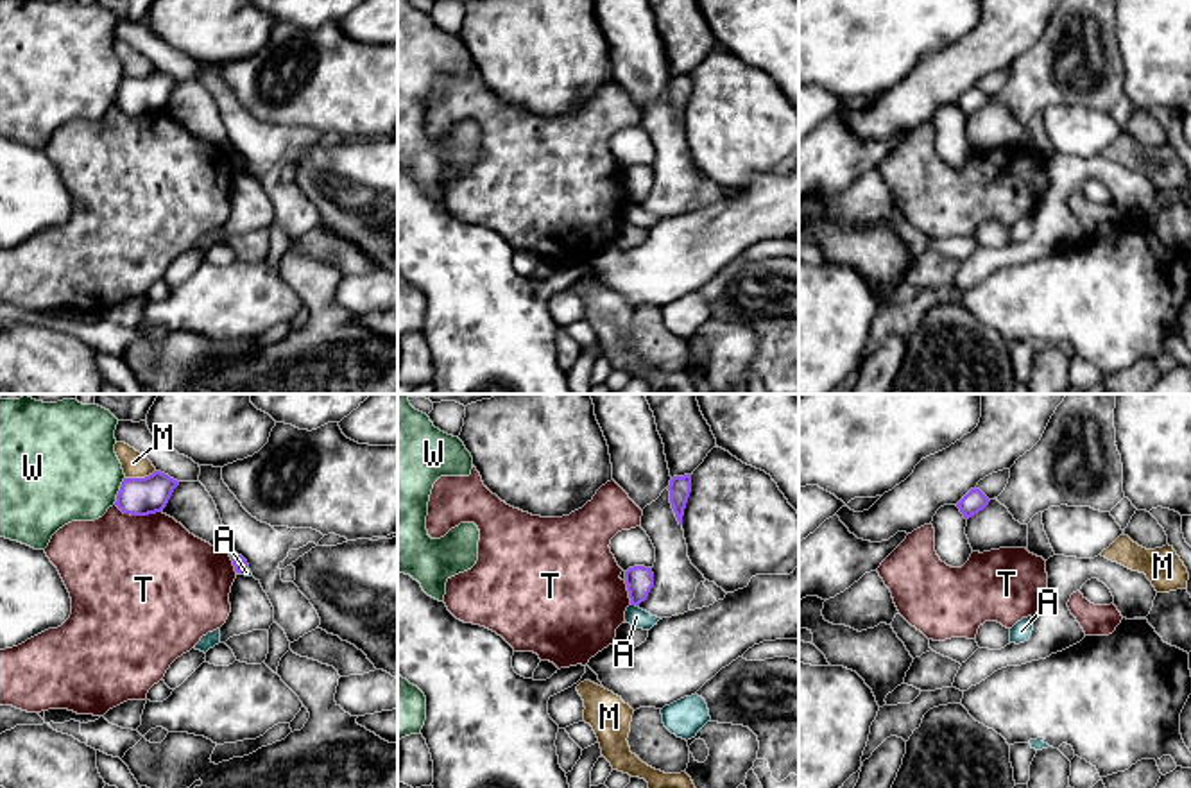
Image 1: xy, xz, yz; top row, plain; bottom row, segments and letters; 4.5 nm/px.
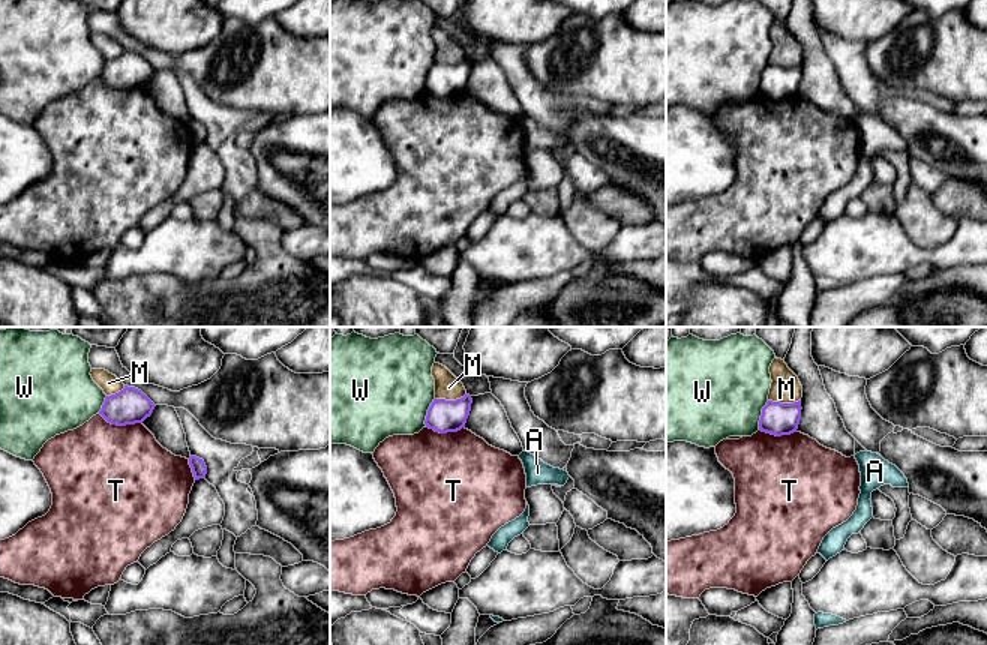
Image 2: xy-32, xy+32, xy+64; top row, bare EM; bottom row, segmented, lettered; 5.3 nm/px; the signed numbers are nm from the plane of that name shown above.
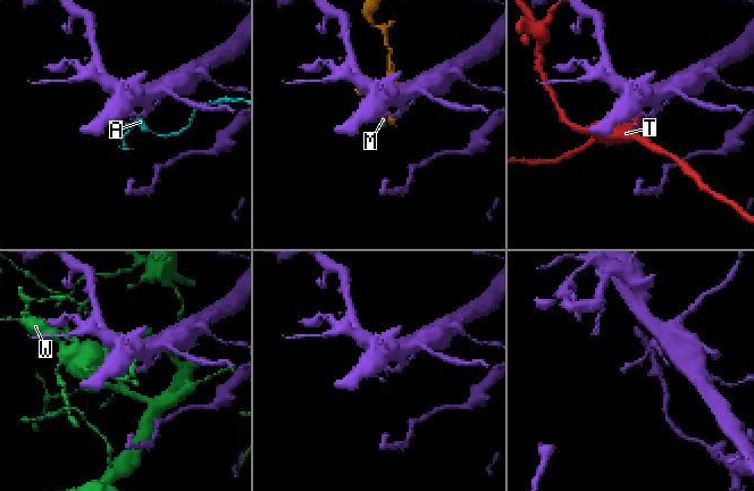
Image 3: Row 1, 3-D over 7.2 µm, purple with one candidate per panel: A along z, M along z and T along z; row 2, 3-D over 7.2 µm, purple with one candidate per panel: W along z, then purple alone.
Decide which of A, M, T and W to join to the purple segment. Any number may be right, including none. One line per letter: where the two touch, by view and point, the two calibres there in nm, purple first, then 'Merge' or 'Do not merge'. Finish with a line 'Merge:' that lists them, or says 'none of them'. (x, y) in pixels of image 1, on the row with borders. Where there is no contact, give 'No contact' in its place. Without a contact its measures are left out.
A: Touches purple at xz (634, 604). Thickness 120 nm (purple) against 90 nm. Do not merge
M: Touches purple at xy (140, 479). Thickness 180 nm (purple) against 110 nm. Do not merge
T: Touches purple at xy (138, 514). Thickness 180 nm (purple) against 500 nm. Do not merge
W: Touches purple at xy (119, 491). Thickness 180 nm (purple) against 460 nm. Do not merge
Merge: none of them

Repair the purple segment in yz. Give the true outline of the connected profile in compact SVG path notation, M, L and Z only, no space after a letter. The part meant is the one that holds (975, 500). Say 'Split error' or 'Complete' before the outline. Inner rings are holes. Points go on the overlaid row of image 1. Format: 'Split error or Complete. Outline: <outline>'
Complete. Outline: M974 487L956 503L956 507L960 509L964 518L969 519L980 510L983 510L989 501L990 500L980 489Z

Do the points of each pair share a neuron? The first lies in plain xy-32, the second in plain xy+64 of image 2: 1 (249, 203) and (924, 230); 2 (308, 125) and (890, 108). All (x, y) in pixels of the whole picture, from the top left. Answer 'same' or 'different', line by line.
1: different
2: same

